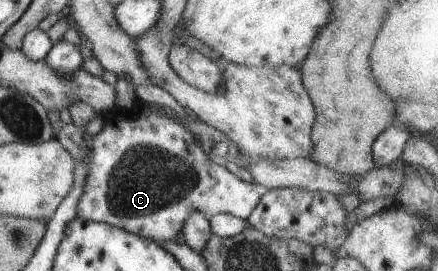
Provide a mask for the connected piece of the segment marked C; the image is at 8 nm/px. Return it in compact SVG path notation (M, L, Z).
M139 104L122 111L110 110L99 115L103 126L95 135L83 132L87 146L87 174L76 202L78 219L108 224L136 234L157 244L179 239L180 229L188 213L200 212L209 220L214 214L232 214L246 221L260 196L267 190L236 177L231 171L208 159L194 134L160 106L150 109Z

